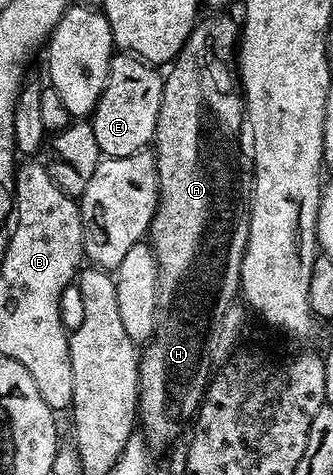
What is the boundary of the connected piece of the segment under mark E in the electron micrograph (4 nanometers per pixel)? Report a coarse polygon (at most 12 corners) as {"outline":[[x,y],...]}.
{"outline":[[110,60],[92,113],[103,157],[153,145],[163,73]]}

